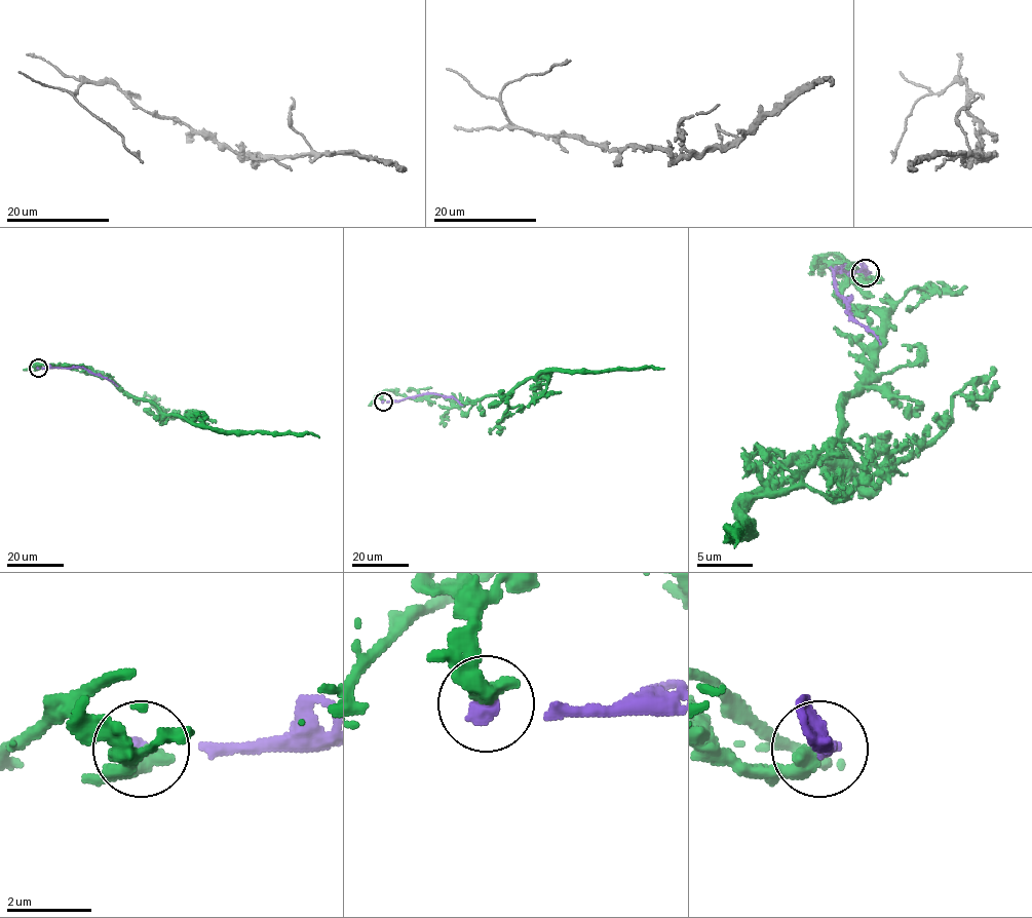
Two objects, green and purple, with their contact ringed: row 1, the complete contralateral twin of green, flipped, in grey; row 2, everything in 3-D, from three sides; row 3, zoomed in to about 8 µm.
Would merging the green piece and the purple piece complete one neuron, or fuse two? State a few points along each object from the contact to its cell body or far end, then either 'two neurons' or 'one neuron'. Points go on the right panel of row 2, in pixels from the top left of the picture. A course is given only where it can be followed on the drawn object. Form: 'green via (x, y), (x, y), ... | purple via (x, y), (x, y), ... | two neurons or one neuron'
green via (864, 272), (822, 261), (857, 269), (841, 298), (874, 331), (841, 443), (752, 498), (735, 548) | purple via (866, 272), (849, 272), (838, 267), (835, 290), (849, 311), (880, 345) | two neurons

